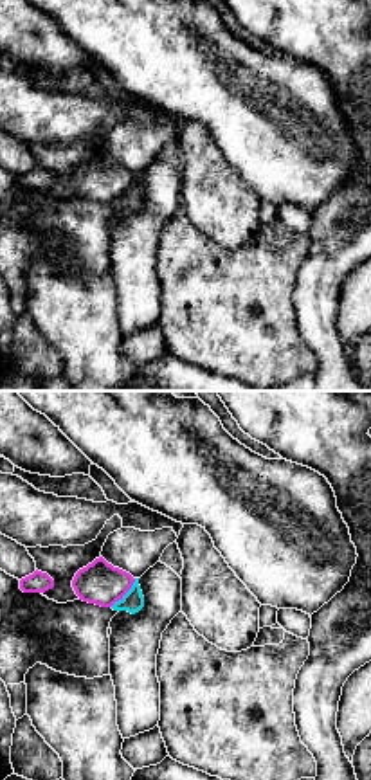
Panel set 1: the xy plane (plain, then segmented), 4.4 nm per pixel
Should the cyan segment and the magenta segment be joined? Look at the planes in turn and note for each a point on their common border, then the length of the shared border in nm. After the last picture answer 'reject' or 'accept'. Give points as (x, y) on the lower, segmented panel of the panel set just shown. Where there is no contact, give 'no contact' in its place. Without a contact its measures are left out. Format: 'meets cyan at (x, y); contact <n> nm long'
meets cyan at (126, 593); contact 170 nm long

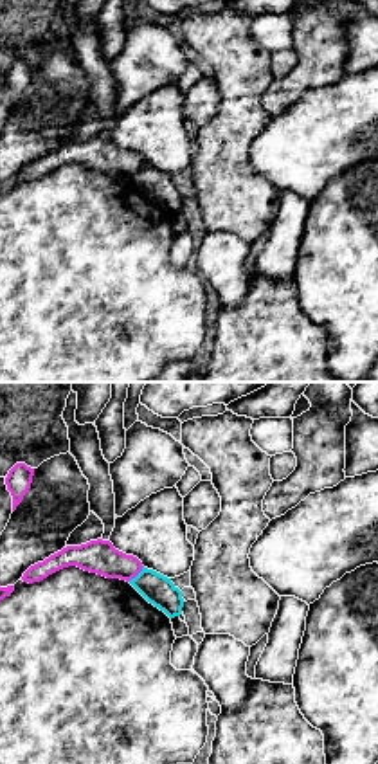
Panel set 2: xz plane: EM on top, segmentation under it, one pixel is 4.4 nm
meets cyan at (137, 575); contact 100 nm long

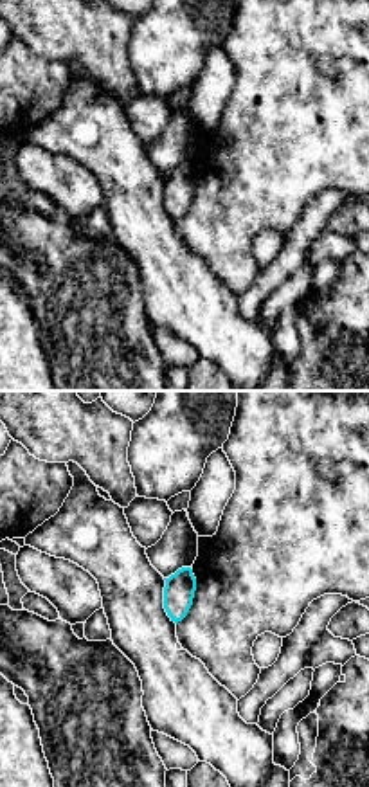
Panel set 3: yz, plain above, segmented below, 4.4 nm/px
no contact

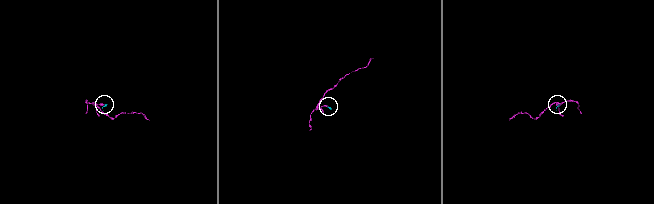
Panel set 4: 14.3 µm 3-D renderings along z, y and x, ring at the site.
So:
reject

